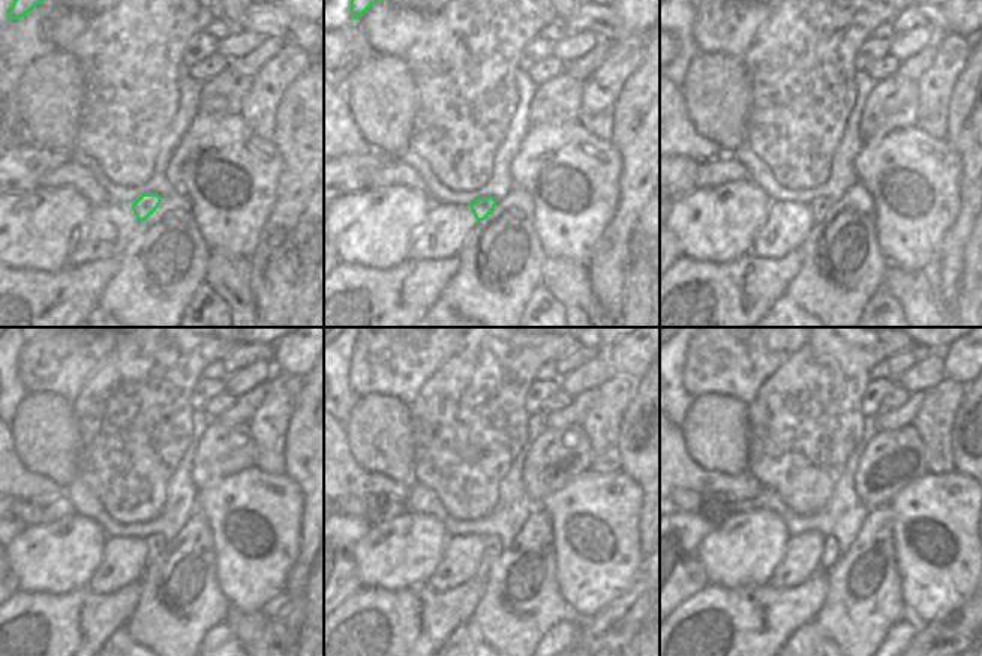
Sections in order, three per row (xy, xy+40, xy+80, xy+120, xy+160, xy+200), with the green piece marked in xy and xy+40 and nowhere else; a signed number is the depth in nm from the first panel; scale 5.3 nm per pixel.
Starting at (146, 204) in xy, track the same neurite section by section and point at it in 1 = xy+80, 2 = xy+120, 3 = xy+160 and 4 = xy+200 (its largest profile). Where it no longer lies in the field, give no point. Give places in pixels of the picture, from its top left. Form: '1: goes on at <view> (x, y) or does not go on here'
1: goes on at xy+80 (819, 207)
2: goes on at xy+120 (152, 541)
3: goes on at xy+160 (488, 541)
4: goes on at xy+200 (826, 538)

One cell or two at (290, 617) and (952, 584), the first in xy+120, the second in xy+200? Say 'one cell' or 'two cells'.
two cells

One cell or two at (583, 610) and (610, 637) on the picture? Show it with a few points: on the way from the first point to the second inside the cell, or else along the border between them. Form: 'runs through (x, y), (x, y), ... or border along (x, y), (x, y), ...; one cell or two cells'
border along (621, 598), (616, 598), (594, 616), (579, 620); two cells

